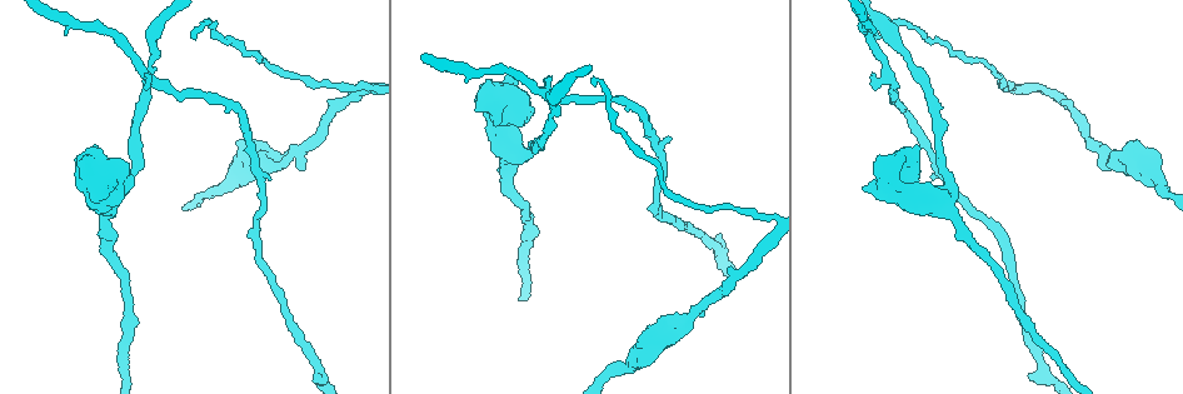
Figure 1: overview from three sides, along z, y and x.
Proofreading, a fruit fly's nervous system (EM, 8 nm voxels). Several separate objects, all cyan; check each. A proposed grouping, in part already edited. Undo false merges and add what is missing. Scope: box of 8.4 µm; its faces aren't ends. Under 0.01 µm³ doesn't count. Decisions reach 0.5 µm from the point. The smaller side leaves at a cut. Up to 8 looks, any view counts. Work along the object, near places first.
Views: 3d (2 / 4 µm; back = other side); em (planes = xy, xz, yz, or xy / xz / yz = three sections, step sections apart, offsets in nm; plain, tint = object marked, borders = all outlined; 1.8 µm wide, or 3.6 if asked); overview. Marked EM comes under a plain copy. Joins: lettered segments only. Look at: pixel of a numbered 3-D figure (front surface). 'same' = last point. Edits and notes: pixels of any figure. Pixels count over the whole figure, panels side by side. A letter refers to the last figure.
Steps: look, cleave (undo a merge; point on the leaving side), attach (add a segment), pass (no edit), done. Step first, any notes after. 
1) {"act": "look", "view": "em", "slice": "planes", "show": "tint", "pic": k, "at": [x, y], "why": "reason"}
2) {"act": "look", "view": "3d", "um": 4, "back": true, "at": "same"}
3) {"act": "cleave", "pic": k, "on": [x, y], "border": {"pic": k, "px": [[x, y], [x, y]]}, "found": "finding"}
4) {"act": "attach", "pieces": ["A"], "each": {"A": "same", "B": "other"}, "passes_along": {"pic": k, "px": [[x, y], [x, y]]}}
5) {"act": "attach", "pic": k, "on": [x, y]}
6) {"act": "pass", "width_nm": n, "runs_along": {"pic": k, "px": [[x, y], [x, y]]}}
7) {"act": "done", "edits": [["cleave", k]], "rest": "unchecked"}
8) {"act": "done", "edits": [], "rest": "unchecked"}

{"act": "look", "view": "em", "um": 3.6, "slice": "yz", "step": 16, "show": "tint", "pic": 1, "at": [674, 334], "why": "thick turns thin"}

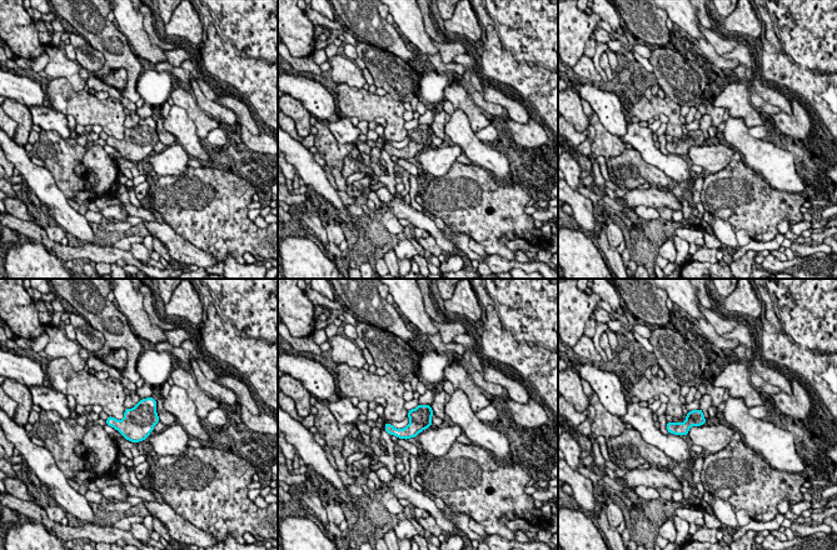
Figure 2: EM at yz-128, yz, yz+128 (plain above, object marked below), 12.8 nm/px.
{"act": "look", "view": "em", "um": 3.6, "slice": "yz", "step": 16, "show": "borders", "at": "same", "why": "what lies round it"}

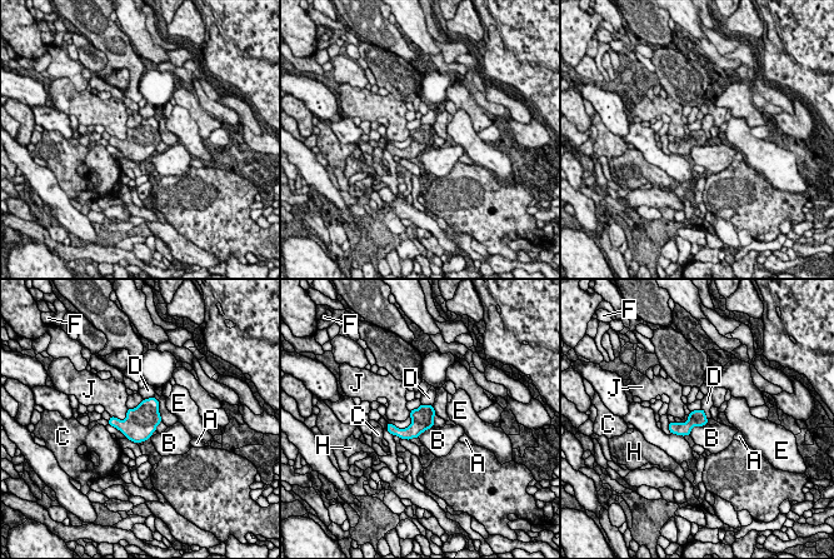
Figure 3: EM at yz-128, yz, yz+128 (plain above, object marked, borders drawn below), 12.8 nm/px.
{"act": "pass", "width_nm": 220, "each": {"A": "other", "B": "other", "C": "other", "D": "other", "E": "other", "F": "other", "H": "other", "J": "other"}, "border": {"pic": 3, "px": [[707, 423], [693, 427], [689, 434]]}, "found": "all the same neuron"}

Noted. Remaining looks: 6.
{"act": "look", "view": "em", "slice": "yz", "step": 8, "show": "tint", "pic": 1, "at": [879, 38], "why": "tapers out"}

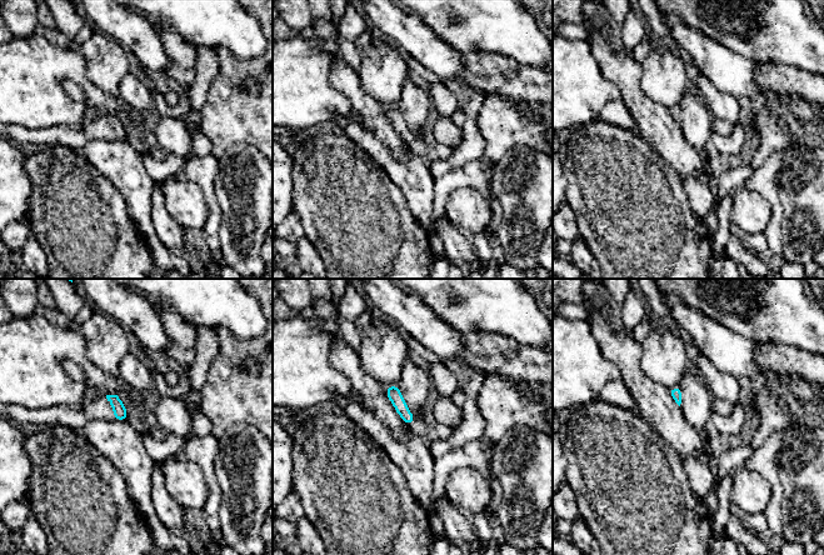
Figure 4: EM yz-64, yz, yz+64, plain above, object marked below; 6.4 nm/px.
{"act": "look", "view": "em", "slice": "planes", "show": "borders", "at": "same", "why": "cut it another way"}

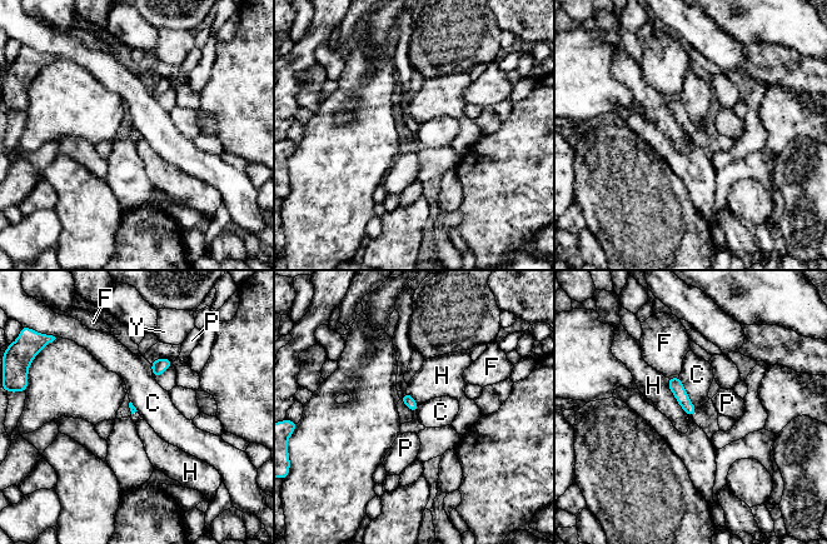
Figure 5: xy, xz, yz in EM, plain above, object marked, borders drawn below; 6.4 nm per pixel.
{"act": "pass", "each": {"C": "other", "F": "other", "H": "other", "P": "other", "Y": "other"}, "border": {"pic": 5, "px": [[678, 377], [690, 400], [697, 408]]}, "found": "none of them fits"}

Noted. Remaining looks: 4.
{"act": "look", "view": "3d", "um": 2, "pic": 1, "at": [494, 124], "why": "an open end"}

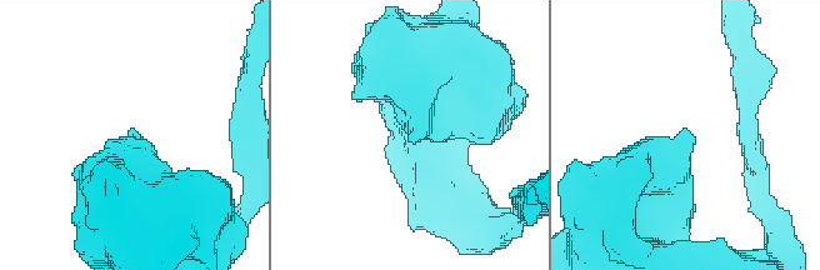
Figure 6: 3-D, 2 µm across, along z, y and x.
{"act": "look", "view": "em", "slice": "planes", "show": "borders", "pic": 6, "at": [408, 140], "why": "now the EM"}

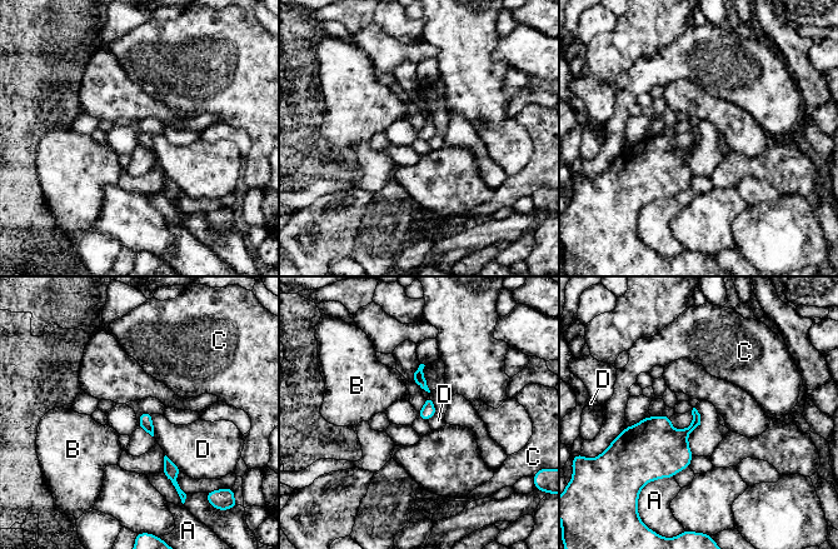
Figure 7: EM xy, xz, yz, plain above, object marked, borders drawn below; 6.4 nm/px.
{"act": "pass", "longest_contact_nm": ["A", 190], "each": {"A": "other", "B": "other", "C": "other", "D": "other"}, "border": {"pic": 7, "px": [[150, 414], [154, 435]]}, "found": "no lettered segment goes on from it"}

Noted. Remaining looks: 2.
{"act": "done", "edits": [], "rest": "unchecked"}

